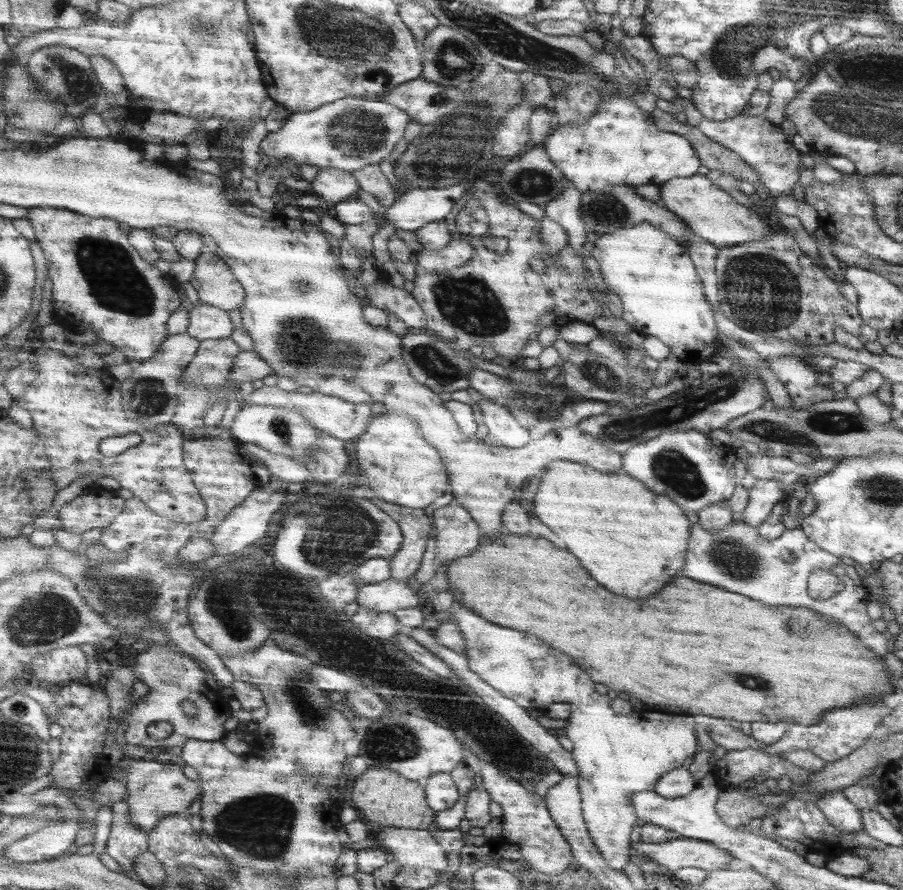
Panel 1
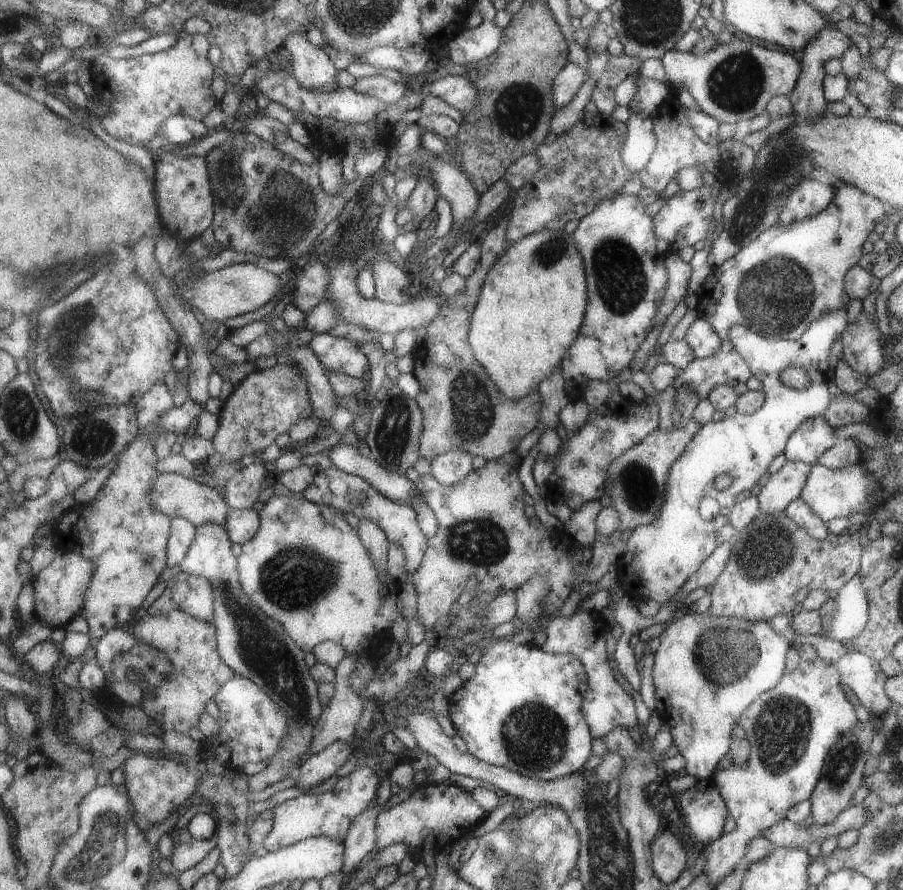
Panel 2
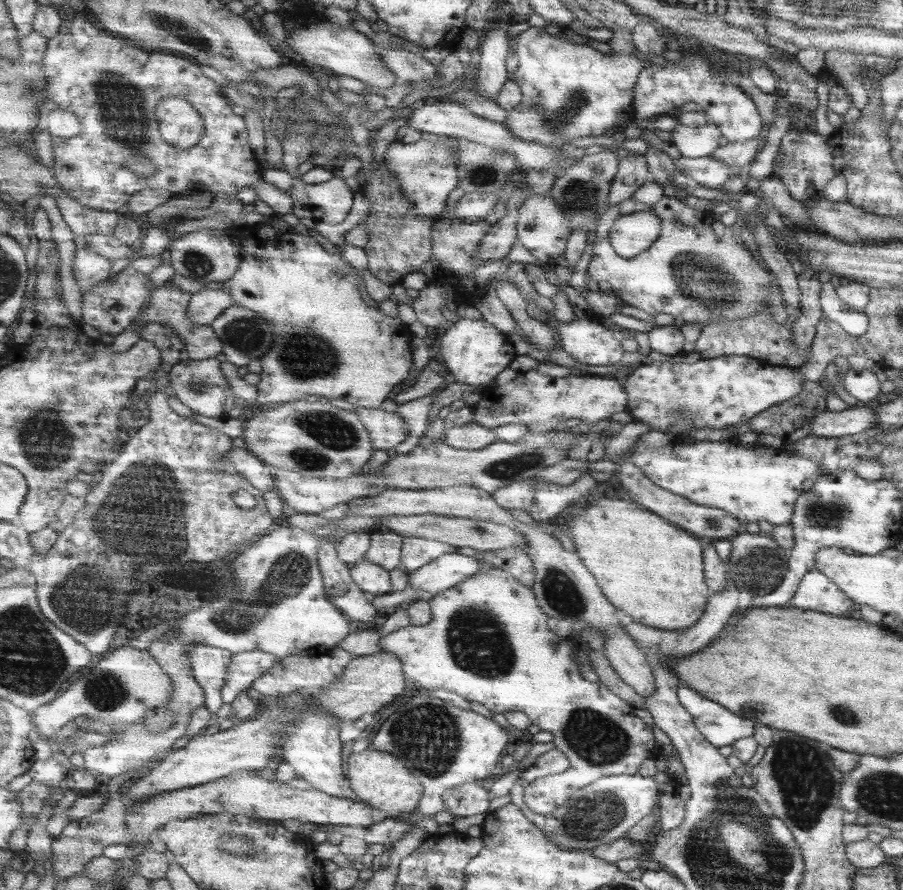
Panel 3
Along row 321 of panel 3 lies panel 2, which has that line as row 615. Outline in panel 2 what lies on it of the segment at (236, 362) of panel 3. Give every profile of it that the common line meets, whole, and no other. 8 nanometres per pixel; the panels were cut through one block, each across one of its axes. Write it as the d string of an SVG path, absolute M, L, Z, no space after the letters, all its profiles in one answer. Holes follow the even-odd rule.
M207 524L207 526L199 526L197 534L195 534L195 542L187 554L187 558L181 562L181 574L187 576L203 576L213 584L213 592L215 592L215 626L217 626L217 636L219 636L219 654L225 660L225 664L229 664L237 674L251 678L255 684L259 684L283 710L283 714L289 718L289 732L281 742L281 750L277 750L277 754L265 762L265 770L257 776L249 776L249 784L251 790L261 792L267 786L273 786L277 782L281 782L287 776L297 776L297 768L301 766L303 758L311 752L313 740L315 740L315 732L319 726L319 720L325 712L323 700L319 698L319 682L313 678L311 668L305 664L303 656L305 650L297 646L297 642L291 638L291 634L287 634L287 630L273 618L269 618L265 612L261 612L251 598L243 592L241 580L239 580L239 558L235 558L233 554L233 540L229 538L229 530L217 524Z

